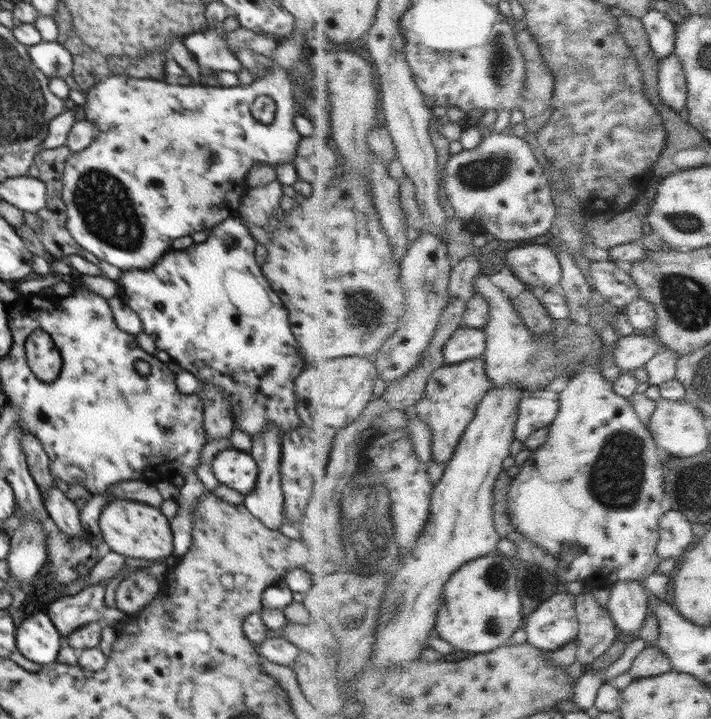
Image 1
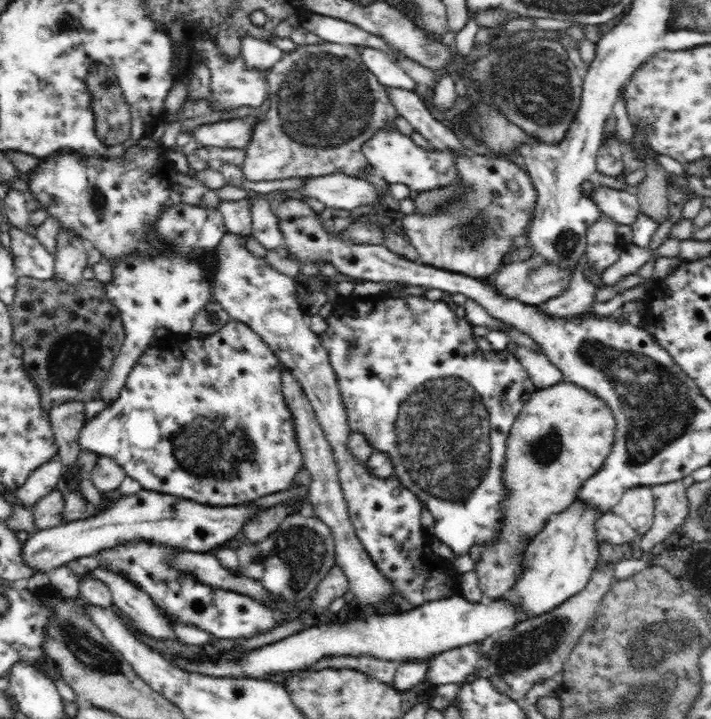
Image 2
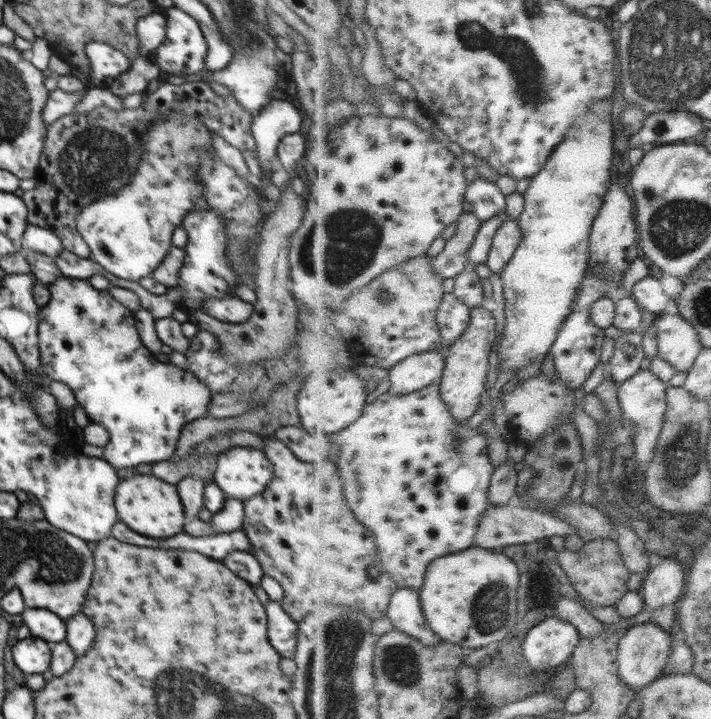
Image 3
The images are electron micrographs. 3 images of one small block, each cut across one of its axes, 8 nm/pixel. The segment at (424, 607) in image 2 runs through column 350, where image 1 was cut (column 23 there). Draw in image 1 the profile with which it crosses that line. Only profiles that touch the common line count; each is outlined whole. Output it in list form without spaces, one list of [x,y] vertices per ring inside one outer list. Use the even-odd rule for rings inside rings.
[[[46,613],[26,617],[16,629],[16,644],[24,658],[39,665],[58,658],[62,635]]]

